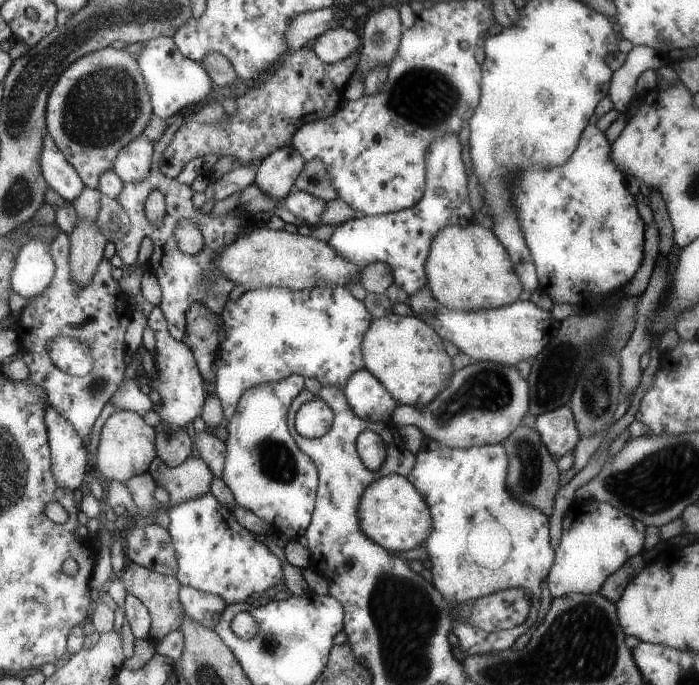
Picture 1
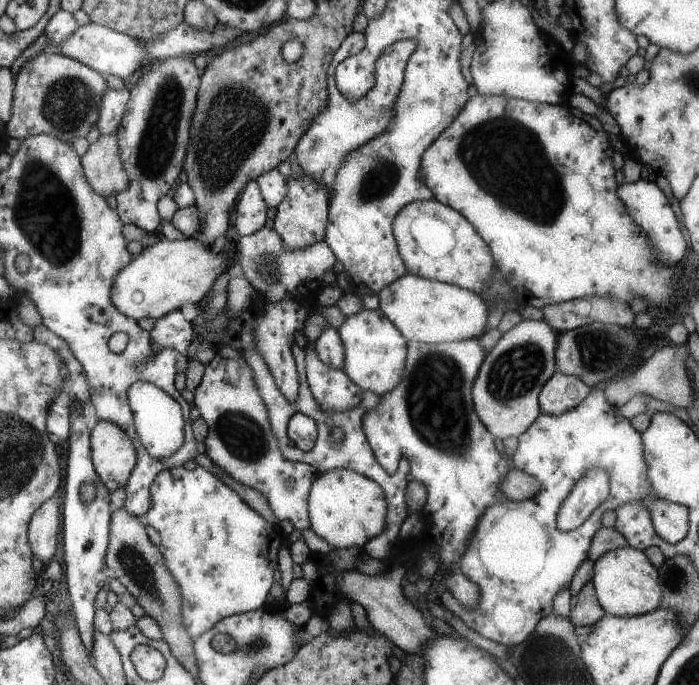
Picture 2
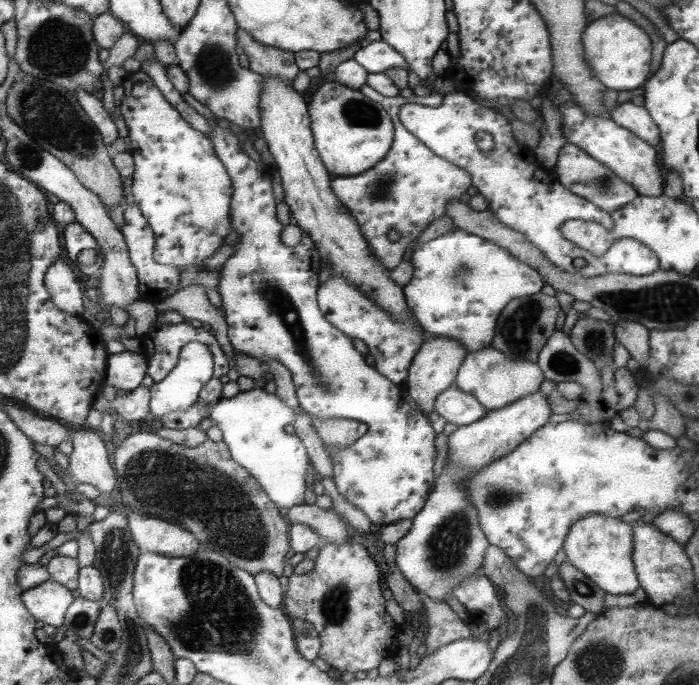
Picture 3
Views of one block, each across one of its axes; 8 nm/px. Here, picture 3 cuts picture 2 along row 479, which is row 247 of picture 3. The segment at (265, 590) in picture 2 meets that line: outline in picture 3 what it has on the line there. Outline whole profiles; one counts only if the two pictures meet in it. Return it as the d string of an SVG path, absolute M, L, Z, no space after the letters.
M133 66L123 88L125 94L119 110L123 112L123 120L129 128L131 148L137 164L131 186L133 200L157 236L157 262L161 262L161 266L179 266L181 270L185 270L189 264L197 264L201 270L201 264L223 248L225 236L229 236L233 230L229 216L235 188L229 170L219 158L213 140L185 120L185 116L165 98L165 92L161 92L157 82L147 72Z

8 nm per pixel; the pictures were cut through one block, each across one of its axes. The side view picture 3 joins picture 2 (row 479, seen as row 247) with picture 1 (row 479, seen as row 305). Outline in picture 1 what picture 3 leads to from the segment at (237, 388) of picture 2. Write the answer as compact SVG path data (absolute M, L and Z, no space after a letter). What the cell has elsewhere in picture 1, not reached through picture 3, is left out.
M293 374L291 378L279 382L279 384L265 384L251 388L243 394L239 402L237 414L227 422L227 466L223 472L223 480L229 486L229 490L235 496L235 502L247 510L251 510L255 516L263 518L273 526L277 534L289 536L293 542L297 542L301 536L307 536L309 528L313 526L313 518L317 514L317 502L319 502L319 488L321 488L321 474L317 468L317 462L299 446L295 432L289 426L289 412L293 402L305 392L305 376Z

